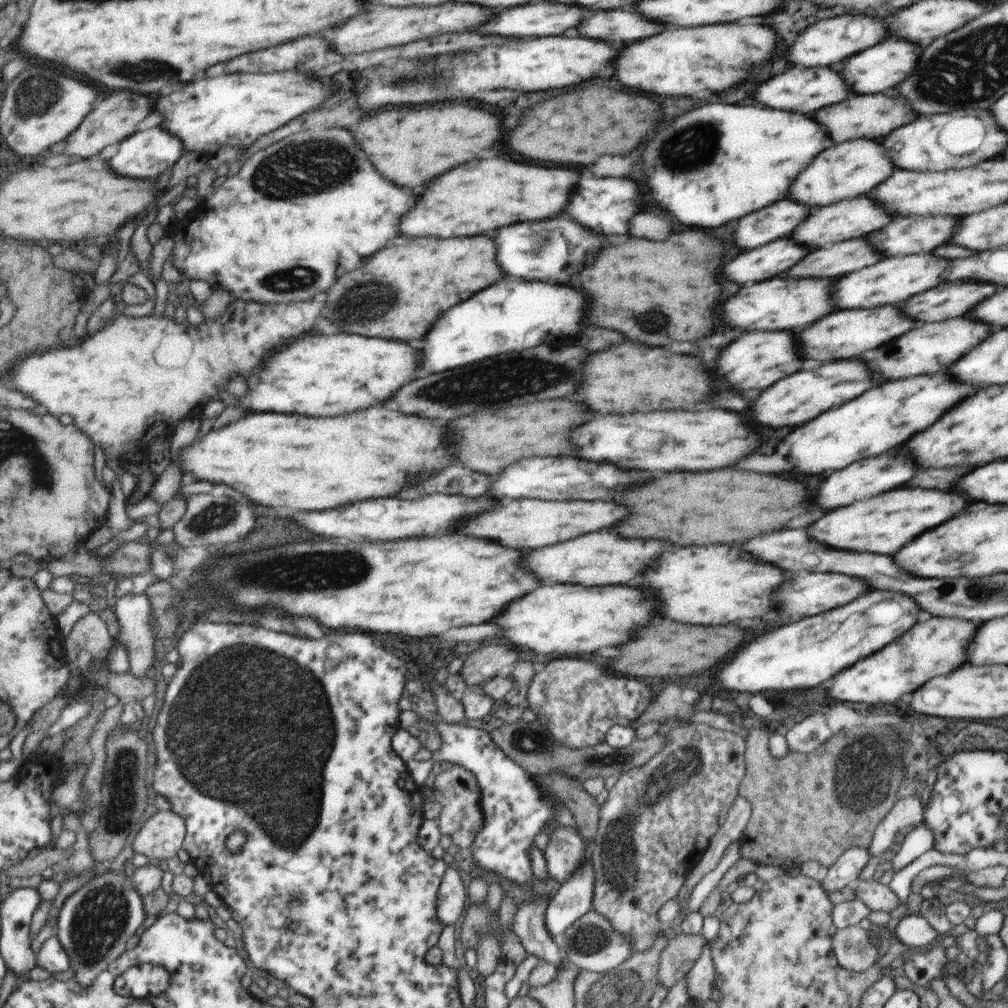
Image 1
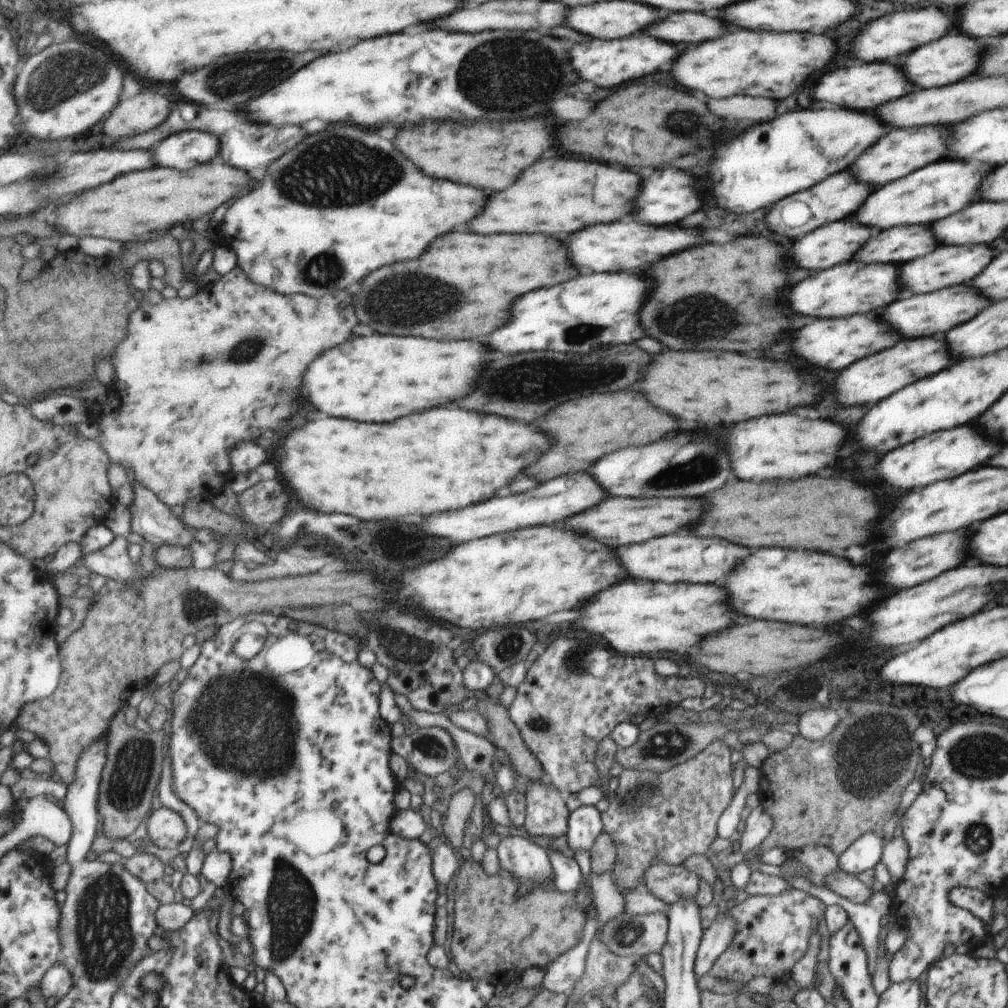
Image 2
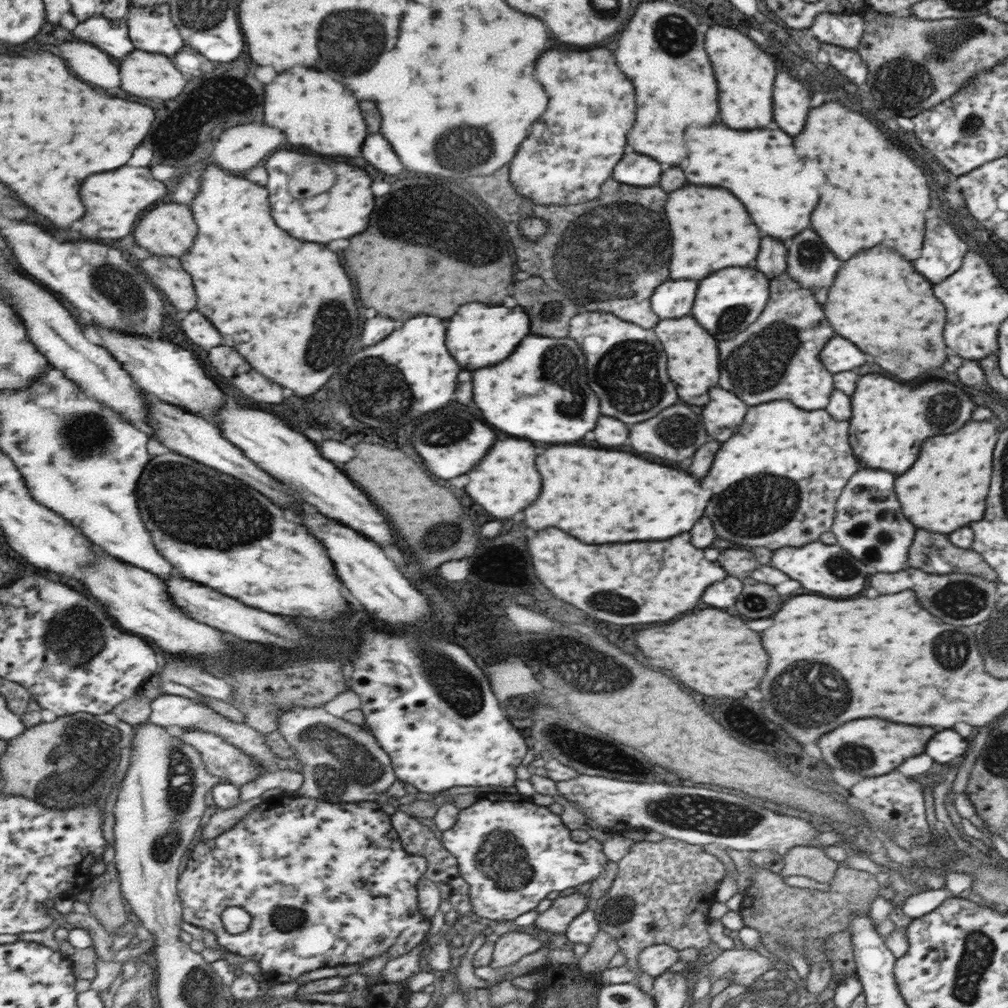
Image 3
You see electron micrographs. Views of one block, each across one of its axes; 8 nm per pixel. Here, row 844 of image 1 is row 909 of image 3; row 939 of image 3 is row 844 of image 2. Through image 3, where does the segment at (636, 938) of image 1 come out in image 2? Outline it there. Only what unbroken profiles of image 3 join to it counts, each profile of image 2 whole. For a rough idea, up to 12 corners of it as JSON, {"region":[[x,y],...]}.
{"region":[[731,744],[667,772],[623,770],[603,832],[613,884],[643,890],[719,838]]}

